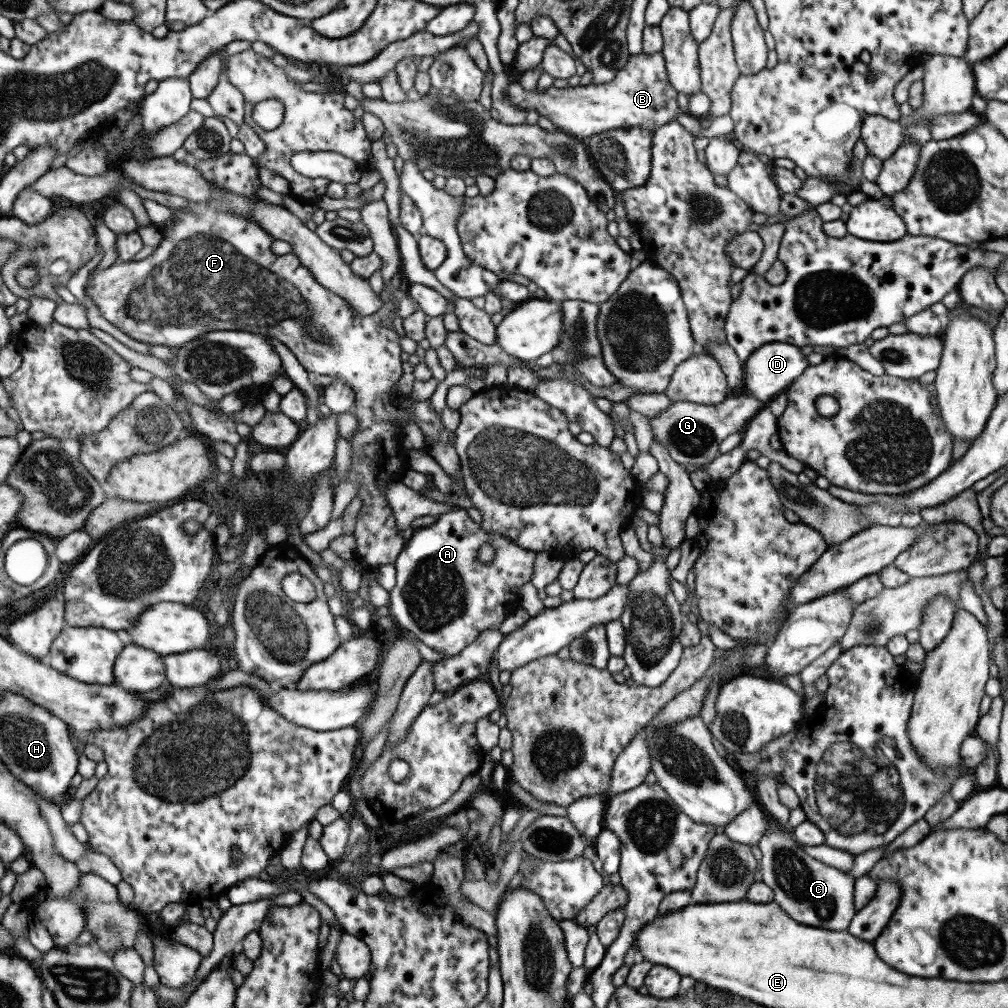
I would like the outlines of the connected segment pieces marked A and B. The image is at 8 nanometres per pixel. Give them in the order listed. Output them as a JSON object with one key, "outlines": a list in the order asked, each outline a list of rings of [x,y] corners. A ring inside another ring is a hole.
{"outlines":[[[[464,508],[449,510],[432,519],[428,526],[412,534],[396,556],[395,585],[388,591],[387,607],[389,616],[397,626],[445,658],[459,654],[478,638],[482,630],[498,628],[503,619],[518,606],[519,587],[529,582],[536,554],[515,546],[507,538],[485,533],[480,524],[469,518]],[[491,541],[494,541],[496,551],[493,562],[479,563],[479,548]]],[[[655,54],[629,55],[625,66],[615,72],[613,80],[607,84],[587,84],[587,86],[567,86],[554,88],[549,86],[545,92],[523,90],[518,83],[509,83],[505,97],[509,103],[524,112],[535,110],[538,116],[547,118],[556,129],[582,141],[594,134],[606,130],[641,127],[652,132],[661,125],[675,120],[683,110],[677,109],[677,92],[667,82],[663,56]]]]}

